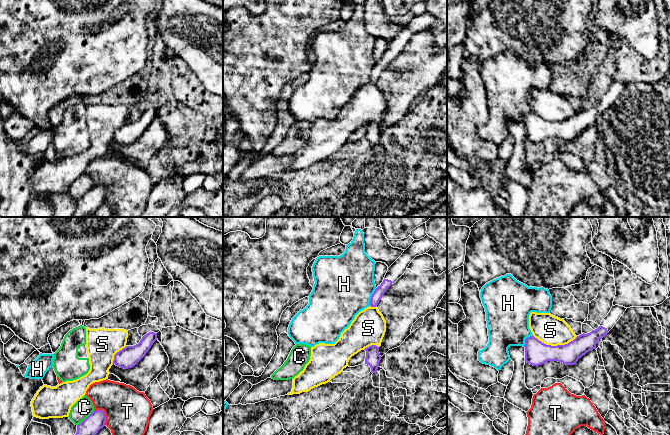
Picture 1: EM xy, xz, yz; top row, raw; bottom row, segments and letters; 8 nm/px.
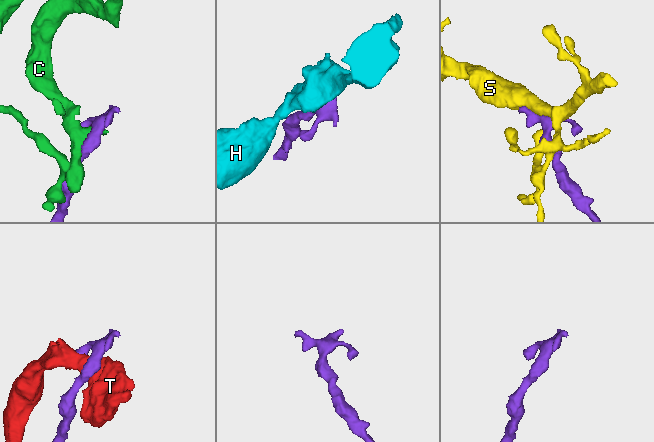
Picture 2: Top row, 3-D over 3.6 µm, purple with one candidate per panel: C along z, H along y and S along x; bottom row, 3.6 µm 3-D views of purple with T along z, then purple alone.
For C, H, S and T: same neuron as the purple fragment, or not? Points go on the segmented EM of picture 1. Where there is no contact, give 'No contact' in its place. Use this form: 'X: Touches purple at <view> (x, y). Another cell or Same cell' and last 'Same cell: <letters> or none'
C: Touches purple at xy (86, 418). Another cell
H: Touches purple at xz (371, 297). Another cell
S: Touches purple at yz (555, 346). Another cell
T: Touches purple at xy (104, 413). Another cell
Same cell: none

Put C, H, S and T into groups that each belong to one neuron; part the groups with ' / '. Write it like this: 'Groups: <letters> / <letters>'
Groups: C / H / S / T

